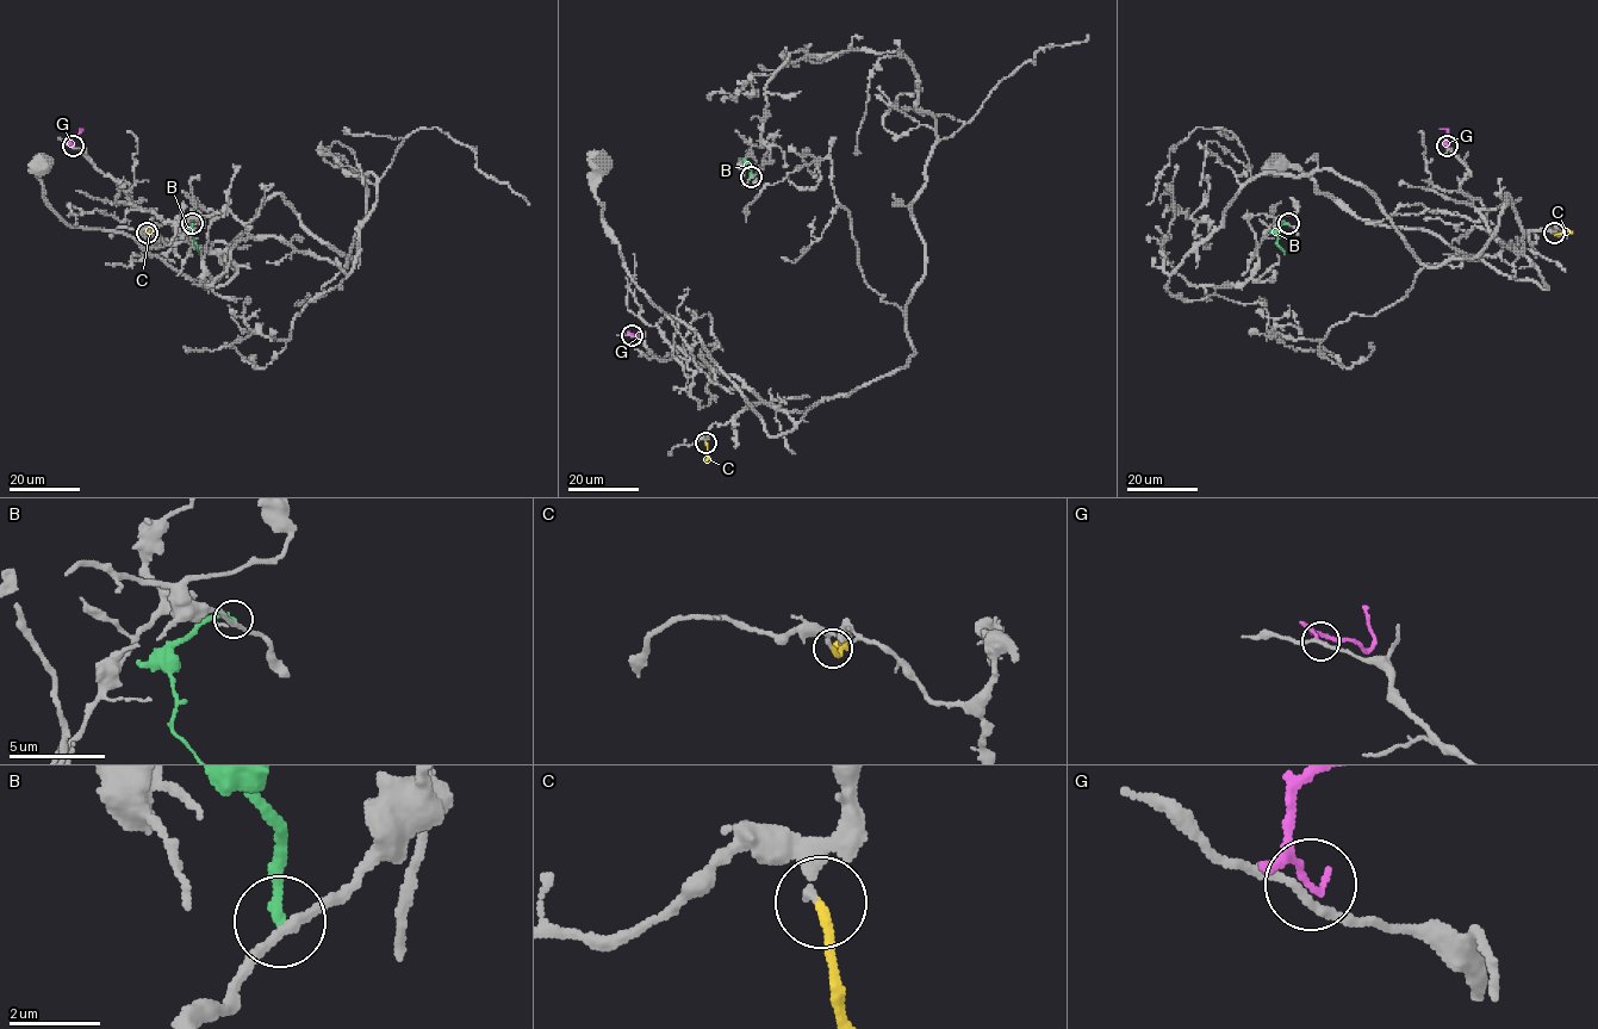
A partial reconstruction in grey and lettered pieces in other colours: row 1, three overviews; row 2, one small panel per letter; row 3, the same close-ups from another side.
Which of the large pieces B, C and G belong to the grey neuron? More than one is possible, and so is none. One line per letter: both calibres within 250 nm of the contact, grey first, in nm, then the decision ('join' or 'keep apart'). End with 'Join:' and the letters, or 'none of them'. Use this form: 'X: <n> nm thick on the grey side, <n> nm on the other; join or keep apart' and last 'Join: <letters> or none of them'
B: 200 nm thick on the grey side, 240 nm on the other; keep apart
C: 180 nm thick on the grey side, 220 nm on the other; join
G: 180 nm thick on the grey side, 160 nm on the other; keep apart
Join: C

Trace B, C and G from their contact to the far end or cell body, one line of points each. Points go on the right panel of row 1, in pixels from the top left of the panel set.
B: (1288, 223), (1282, 223), (1276, 229), (1276, 243), (1284, 254)
C: (1554, 233), (1572, 234)
G: (1447, 146), (1449, 131), (1440, 128)

